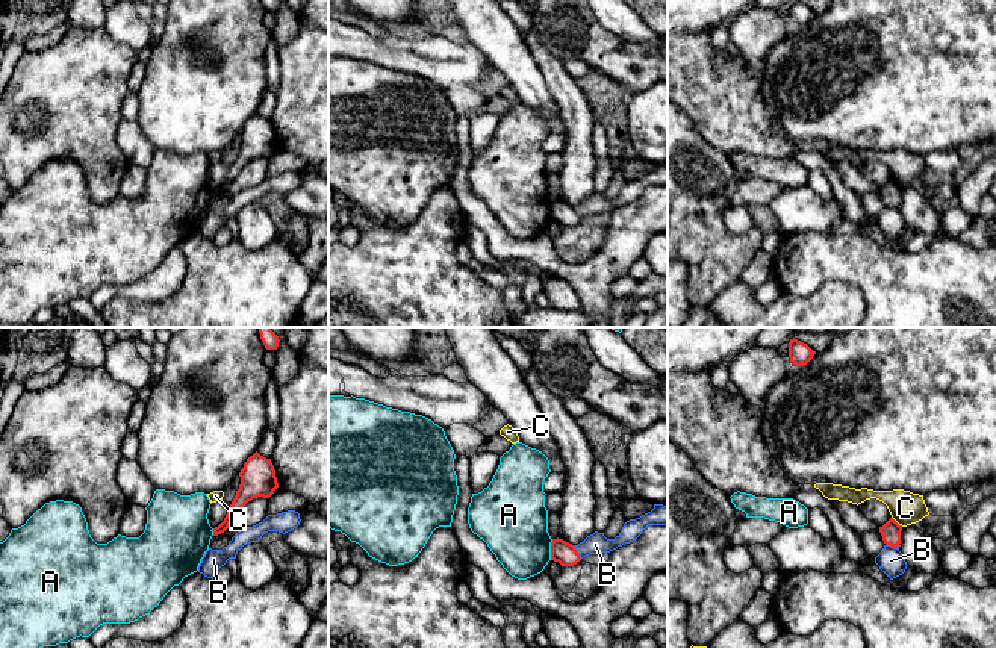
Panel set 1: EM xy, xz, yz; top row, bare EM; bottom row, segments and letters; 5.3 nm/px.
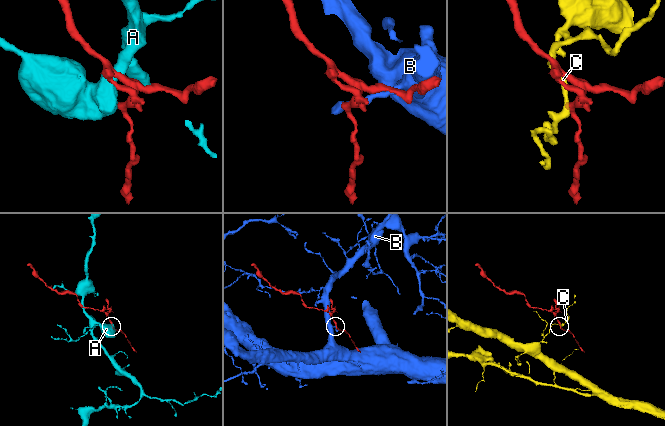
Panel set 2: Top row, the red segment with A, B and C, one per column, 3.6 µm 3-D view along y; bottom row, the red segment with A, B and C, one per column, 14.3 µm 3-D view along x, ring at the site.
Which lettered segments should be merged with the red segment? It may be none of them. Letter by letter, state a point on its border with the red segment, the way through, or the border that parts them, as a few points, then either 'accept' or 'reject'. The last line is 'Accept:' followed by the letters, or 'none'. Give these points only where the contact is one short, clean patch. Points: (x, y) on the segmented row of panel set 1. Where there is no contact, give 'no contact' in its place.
A: contact xz (551, 550); border xz (553, 539), (550, 559); reject
B: contact xz (575, 551); reject
C: contact yz (896, 523); border yz (892, 517), (902, 526); reject
Accept: none

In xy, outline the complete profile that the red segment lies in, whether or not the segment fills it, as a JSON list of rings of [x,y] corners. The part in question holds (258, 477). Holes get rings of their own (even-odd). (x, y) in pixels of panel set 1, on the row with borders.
[[[257,451],[247,459],[239,472],[241,484],[227,510],[224,521],[215,527],[213,536],[224,533],[238,512],[253,498],[269,498],[279,488],[275,469],[271,459],[260,456]]]

